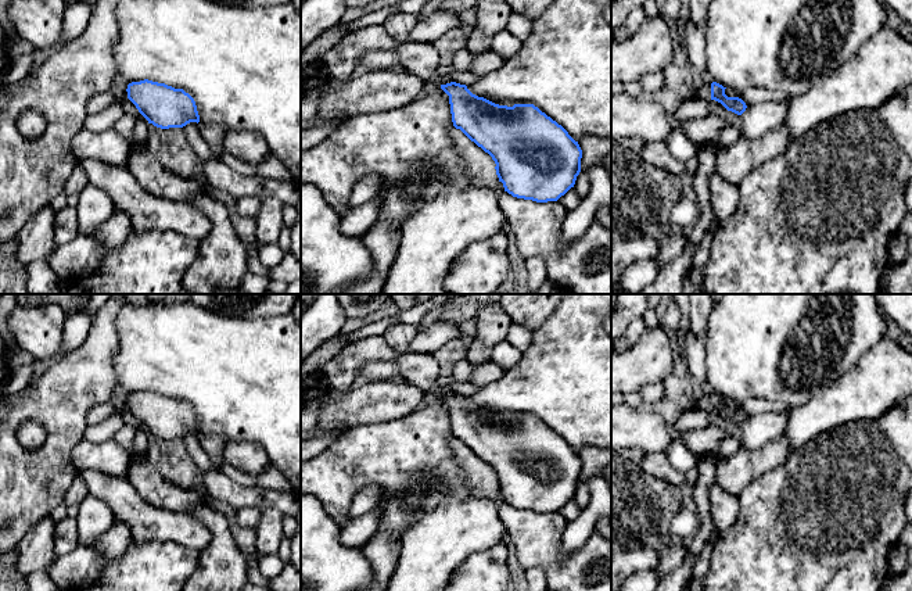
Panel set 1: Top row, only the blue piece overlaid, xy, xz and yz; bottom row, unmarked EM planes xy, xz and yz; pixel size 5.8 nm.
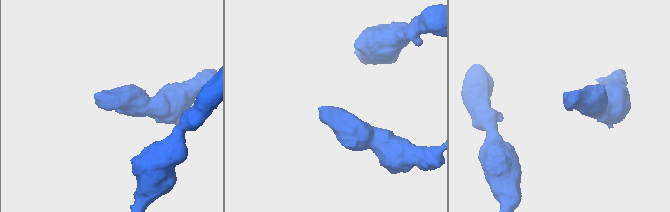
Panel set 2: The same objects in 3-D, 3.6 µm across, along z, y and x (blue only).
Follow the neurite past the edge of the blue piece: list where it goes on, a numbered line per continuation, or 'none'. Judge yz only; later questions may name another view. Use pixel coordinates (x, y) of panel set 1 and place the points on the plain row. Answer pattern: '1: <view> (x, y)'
1: yz (703, 403)

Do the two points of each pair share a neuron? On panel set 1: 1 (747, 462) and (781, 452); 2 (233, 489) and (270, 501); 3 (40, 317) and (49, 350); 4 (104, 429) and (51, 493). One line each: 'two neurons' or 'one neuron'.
1: one neuron
2: one neuron
3: one neuron
4: two neurons

